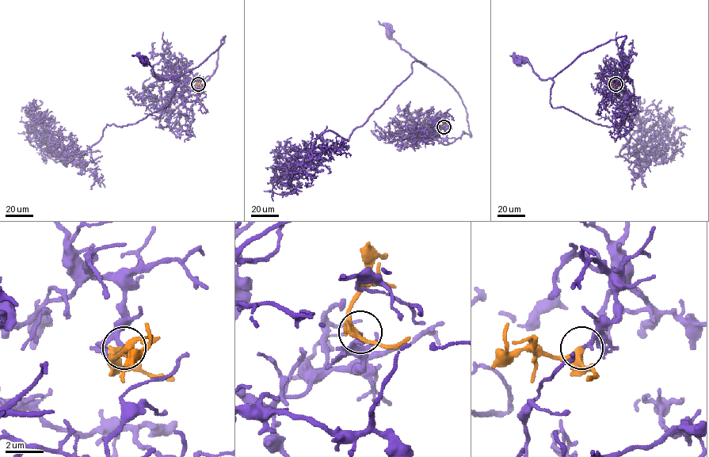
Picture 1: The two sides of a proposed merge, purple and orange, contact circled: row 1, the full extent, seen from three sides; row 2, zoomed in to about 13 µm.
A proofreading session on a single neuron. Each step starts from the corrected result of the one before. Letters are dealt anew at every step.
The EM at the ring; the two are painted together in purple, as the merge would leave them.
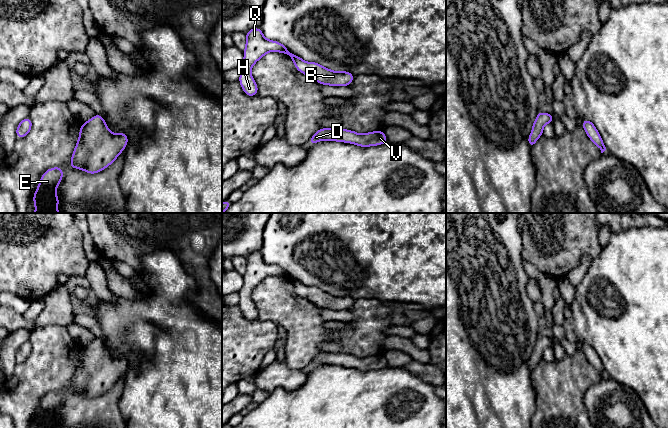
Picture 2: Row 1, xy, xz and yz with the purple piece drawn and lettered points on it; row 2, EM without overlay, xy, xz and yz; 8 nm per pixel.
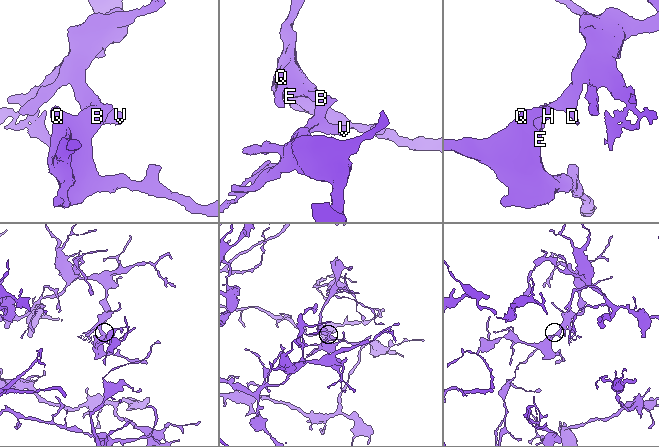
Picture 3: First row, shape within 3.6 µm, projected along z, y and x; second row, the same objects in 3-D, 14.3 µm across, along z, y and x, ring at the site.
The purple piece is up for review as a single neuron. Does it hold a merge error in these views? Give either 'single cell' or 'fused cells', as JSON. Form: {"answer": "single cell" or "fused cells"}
{"answer": "single cell"}

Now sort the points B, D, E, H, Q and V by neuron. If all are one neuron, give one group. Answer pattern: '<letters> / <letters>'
B D E H Q V

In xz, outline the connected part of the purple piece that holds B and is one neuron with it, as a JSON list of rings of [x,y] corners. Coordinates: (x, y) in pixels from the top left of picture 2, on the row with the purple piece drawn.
[[[253,28],[246,32],[244,61],[239,67],[240,79],[238,82],[247,96],[257,96],[258,93],[257,84],[250,73],[253,65],[271,51],[288,55],[299,72],[322,85],[349,86],[355,76],[348,71],[332,71],[316,62],[305,62],[299,56],[291,53],[282,43],[266,39],[261,28]]]

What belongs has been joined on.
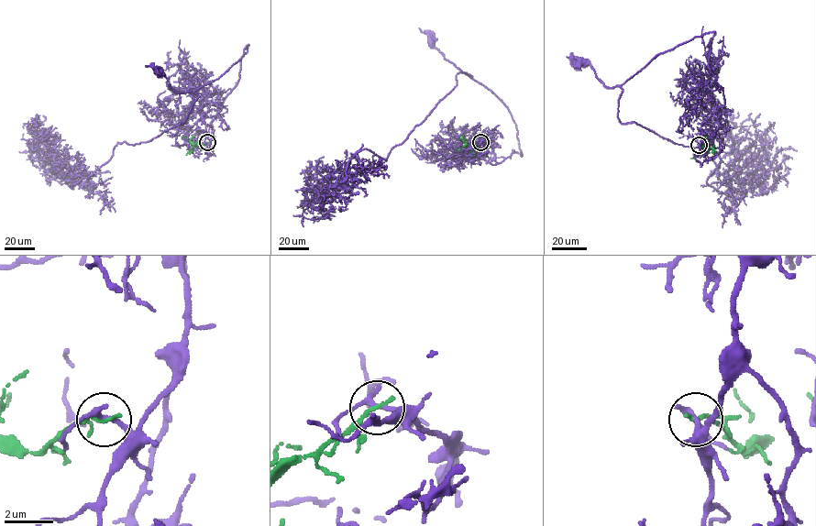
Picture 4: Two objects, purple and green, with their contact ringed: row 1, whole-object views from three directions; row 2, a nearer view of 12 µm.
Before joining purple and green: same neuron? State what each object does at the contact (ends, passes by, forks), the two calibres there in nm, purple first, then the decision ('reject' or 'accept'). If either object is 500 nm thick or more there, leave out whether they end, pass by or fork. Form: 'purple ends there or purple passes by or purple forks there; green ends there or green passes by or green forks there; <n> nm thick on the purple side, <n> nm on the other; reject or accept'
purple passes by; green ends there; 200 nm thick on the purple side, 190 nm on the other; reject

